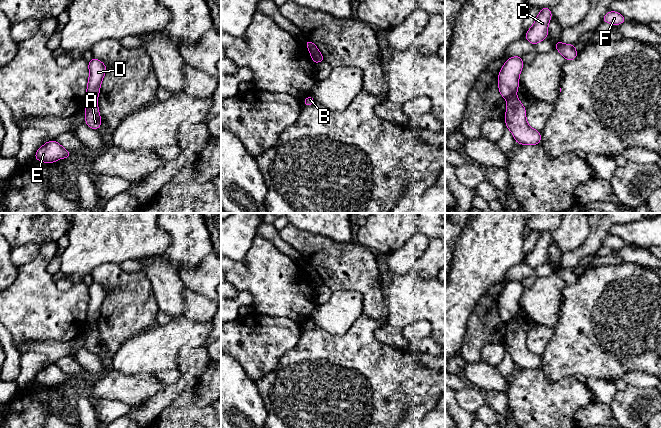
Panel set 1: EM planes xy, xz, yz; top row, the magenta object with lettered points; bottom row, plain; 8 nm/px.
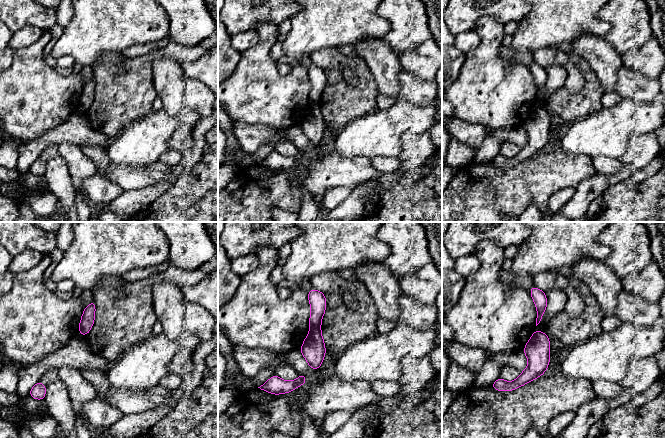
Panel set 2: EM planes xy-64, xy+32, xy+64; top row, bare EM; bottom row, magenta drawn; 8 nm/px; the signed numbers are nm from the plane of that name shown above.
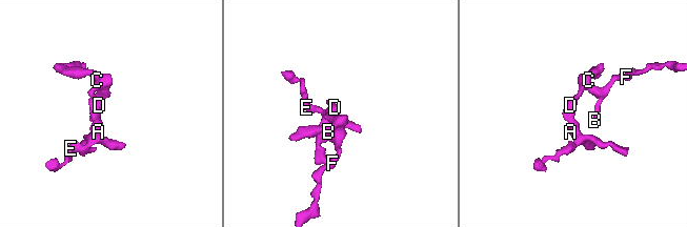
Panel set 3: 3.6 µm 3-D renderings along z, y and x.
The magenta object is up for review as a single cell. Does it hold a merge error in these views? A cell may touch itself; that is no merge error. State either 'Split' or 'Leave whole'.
Split

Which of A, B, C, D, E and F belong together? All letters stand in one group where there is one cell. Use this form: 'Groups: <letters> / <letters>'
Groups: A E / B C D F

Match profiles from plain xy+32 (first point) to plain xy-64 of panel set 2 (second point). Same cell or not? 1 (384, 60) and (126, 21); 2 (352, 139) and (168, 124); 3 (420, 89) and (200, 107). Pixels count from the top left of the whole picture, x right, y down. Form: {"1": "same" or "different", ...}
{"1": "different", "2": "same", "3": "same"}

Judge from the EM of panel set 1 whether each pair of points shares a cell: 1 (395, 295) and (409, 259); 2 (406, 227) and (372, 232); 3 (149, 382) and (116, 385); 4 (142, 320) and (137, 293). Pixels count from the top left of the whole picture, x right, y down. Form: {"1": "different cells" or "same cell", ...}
{"1": "different cells", "2": "same cell", "3": "same cell", "4": "same cell"}

